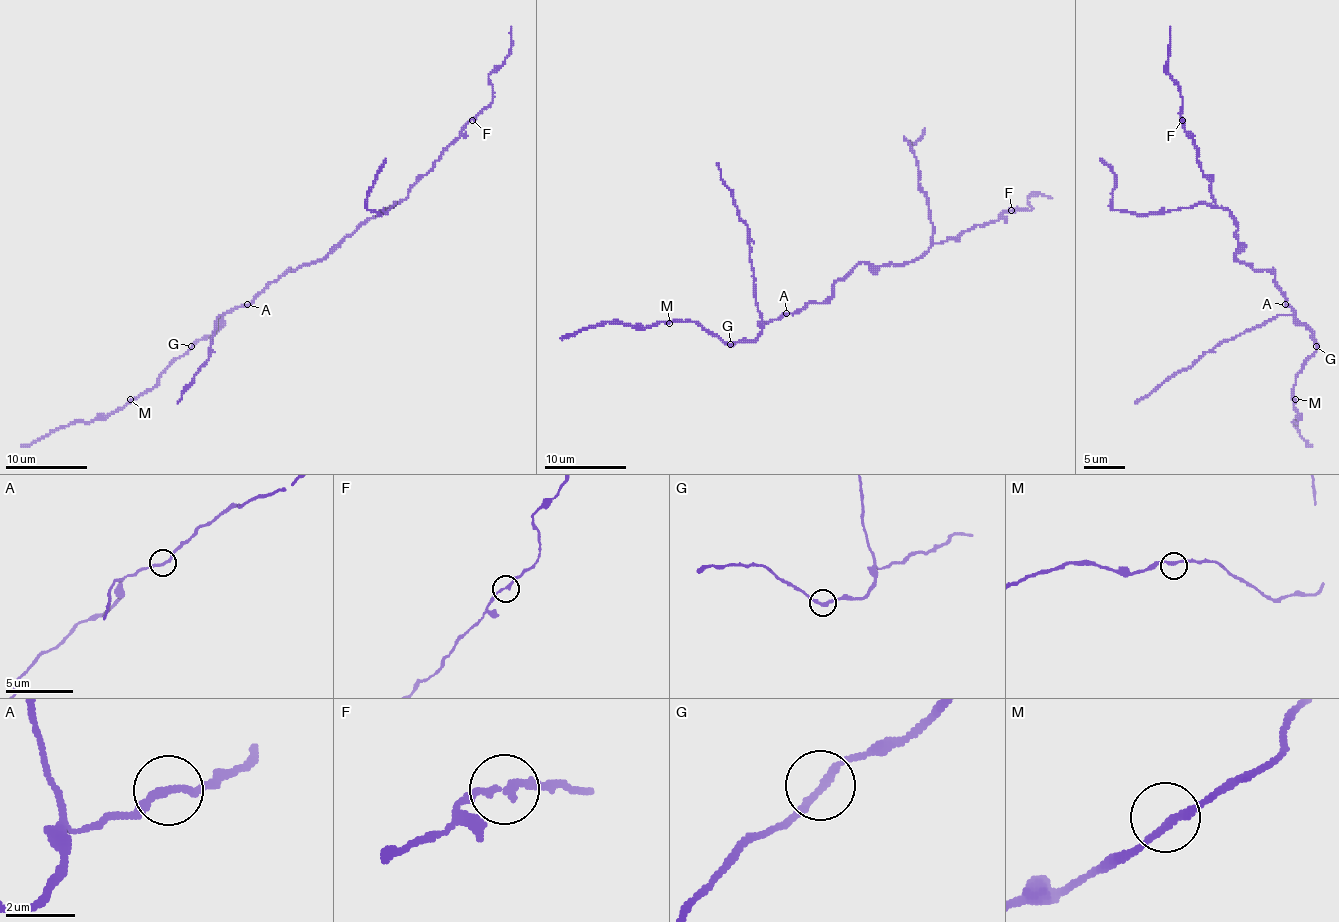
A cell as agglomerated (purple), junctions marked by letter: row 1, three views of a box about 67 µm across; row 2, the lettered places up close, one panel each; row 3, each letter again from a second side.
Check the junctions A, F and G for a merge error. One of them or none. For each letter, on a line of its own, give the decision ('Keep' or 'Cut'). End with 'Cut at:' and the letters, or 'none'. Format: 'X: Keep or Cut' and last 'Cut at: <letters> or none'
A: Keep
F: Keep
G: Keep
Cut at: none

